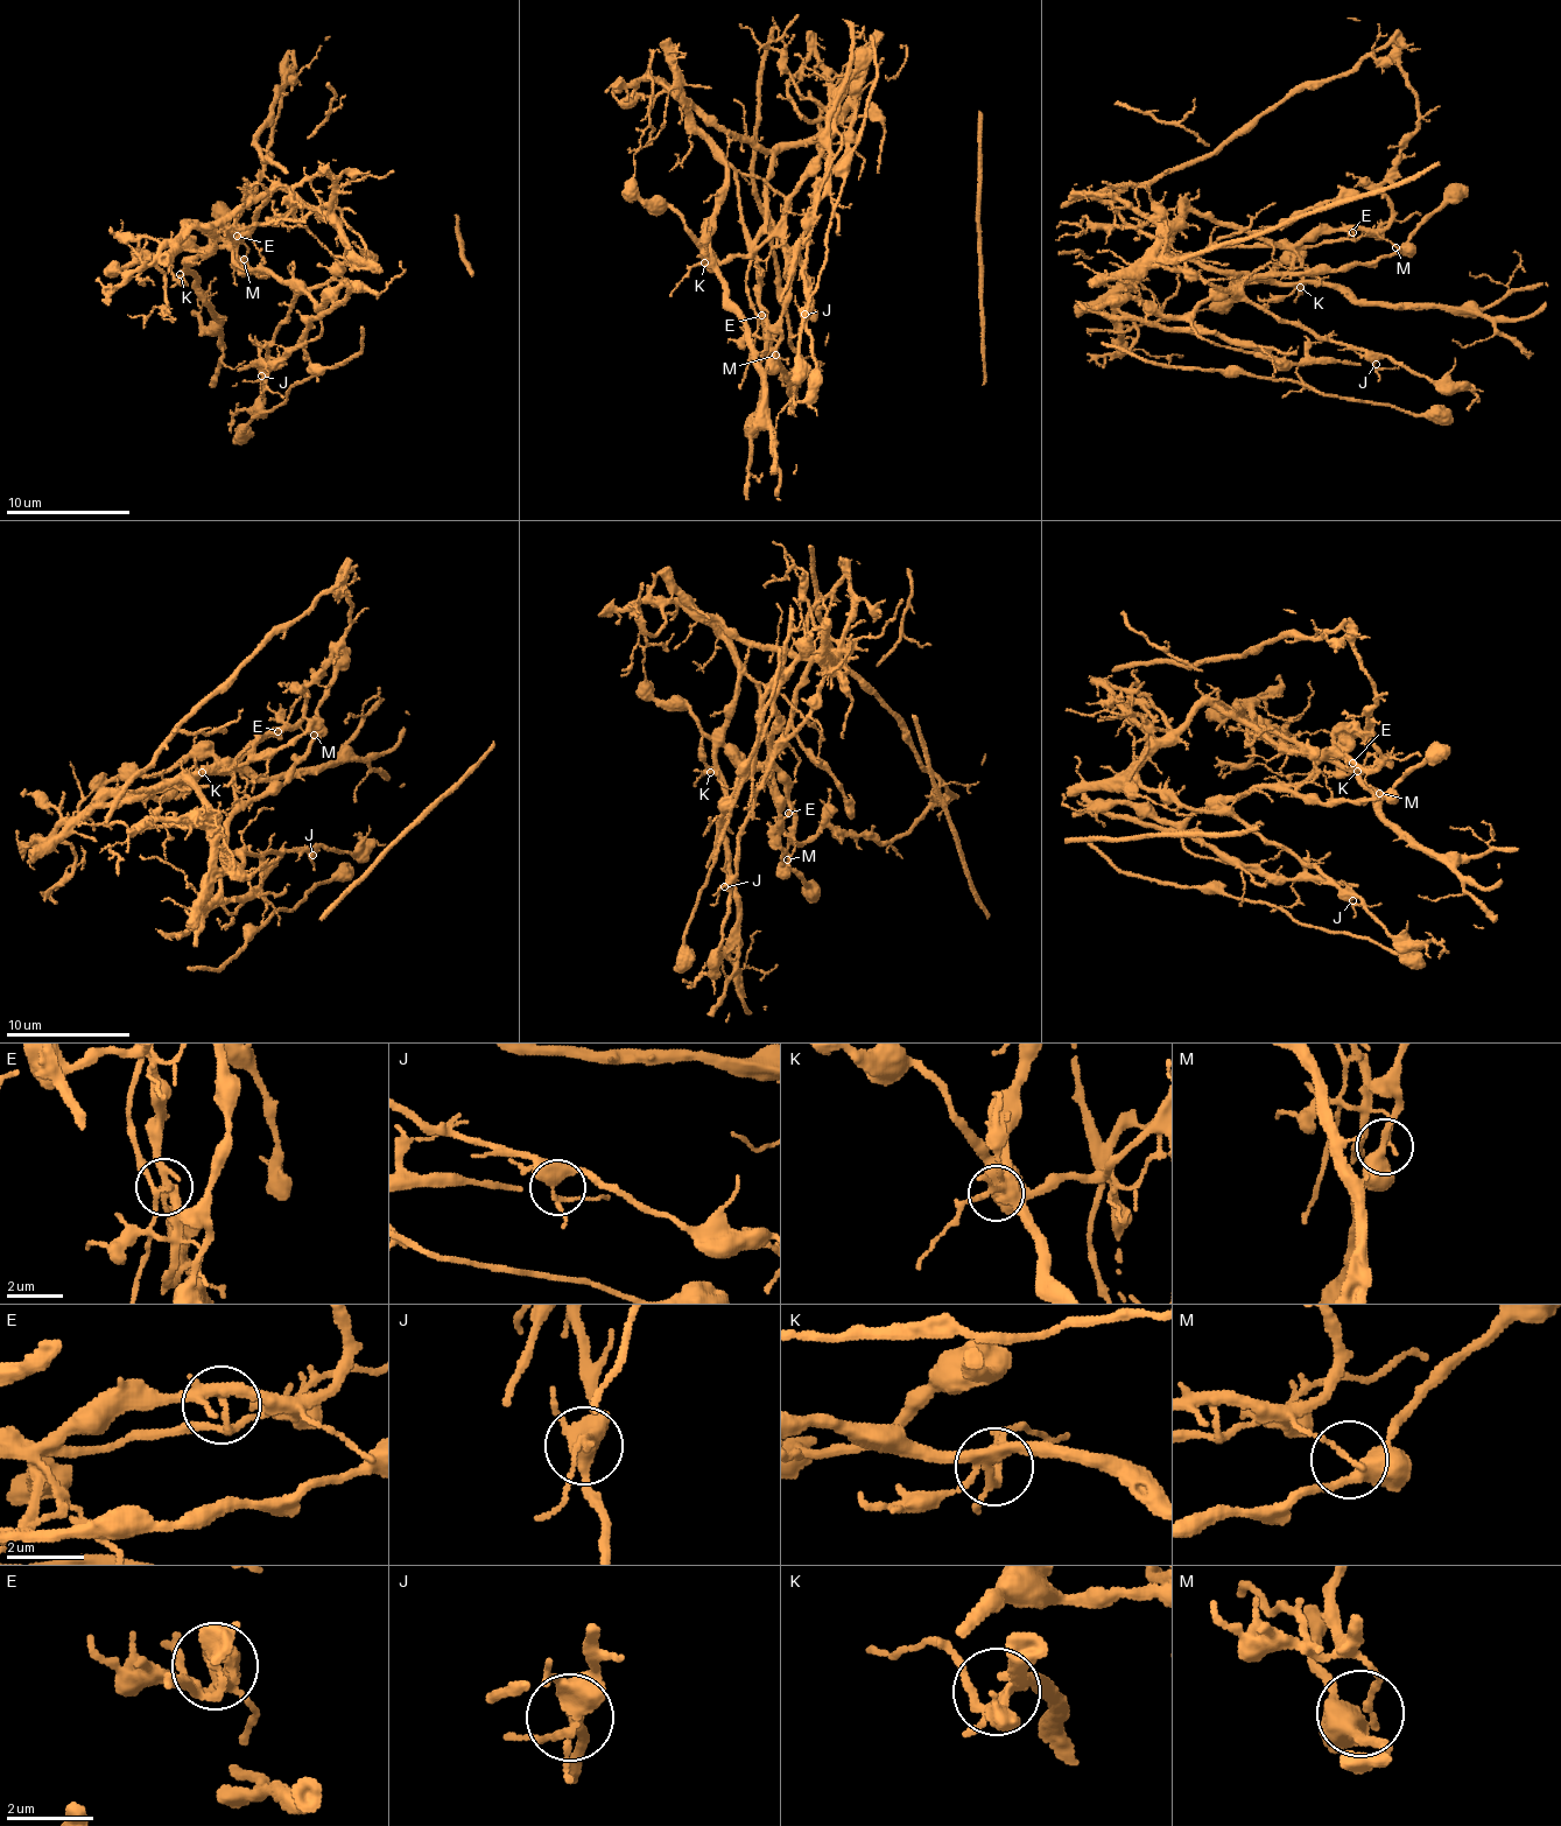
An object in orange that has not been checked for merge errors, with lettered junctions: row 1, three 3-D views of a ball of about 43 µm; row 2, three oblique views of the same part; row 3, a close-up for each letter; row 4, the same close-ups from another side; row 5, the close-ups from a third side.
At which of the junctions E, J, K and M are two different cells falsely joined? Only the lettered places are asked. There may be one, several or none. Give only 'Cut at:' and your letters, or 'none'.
Cut at: E

